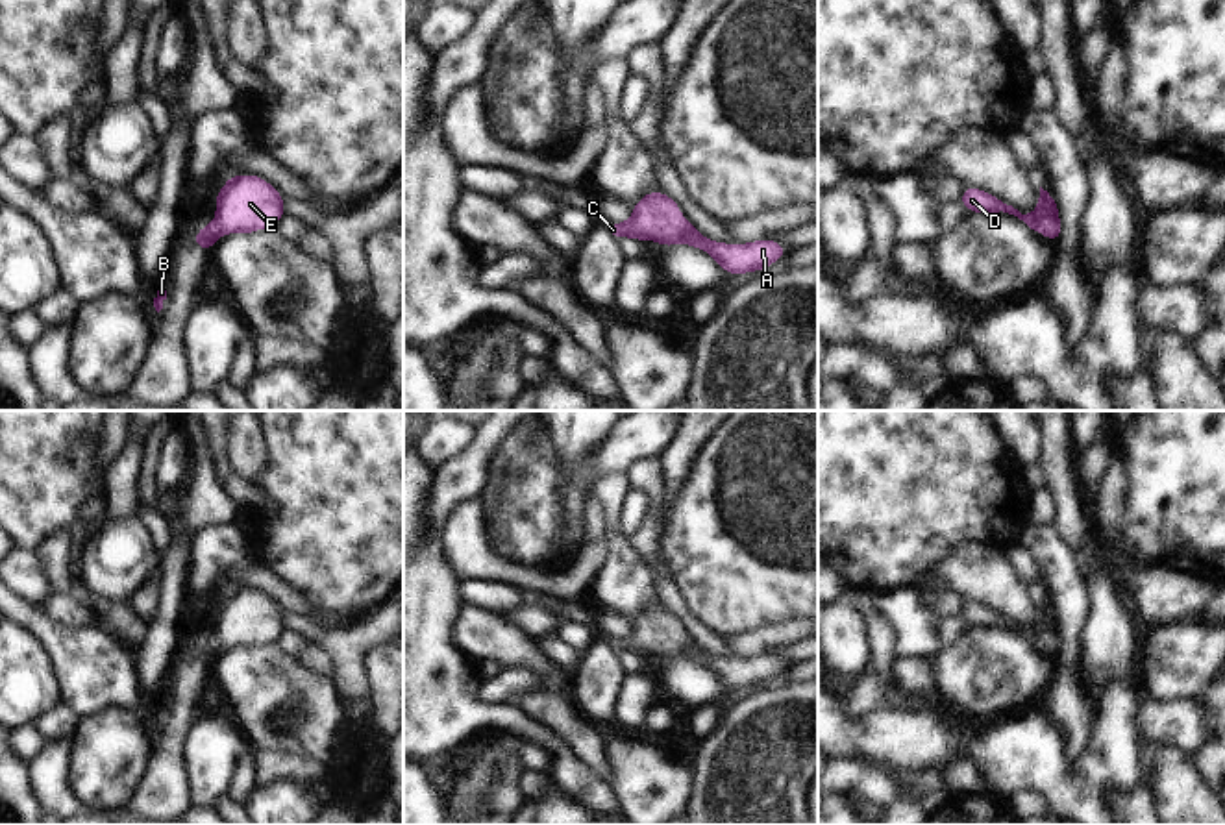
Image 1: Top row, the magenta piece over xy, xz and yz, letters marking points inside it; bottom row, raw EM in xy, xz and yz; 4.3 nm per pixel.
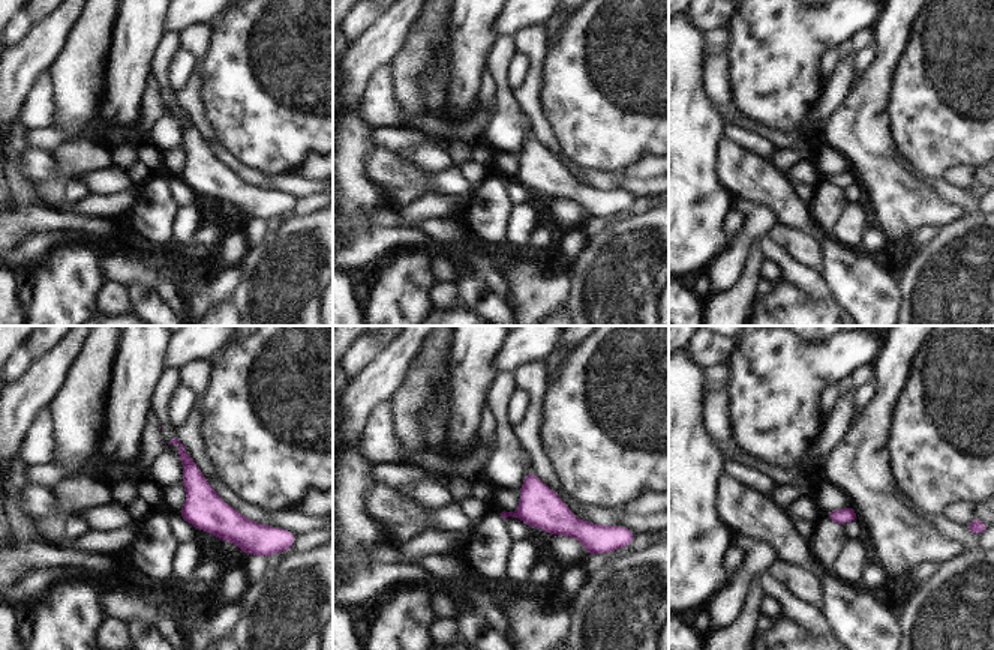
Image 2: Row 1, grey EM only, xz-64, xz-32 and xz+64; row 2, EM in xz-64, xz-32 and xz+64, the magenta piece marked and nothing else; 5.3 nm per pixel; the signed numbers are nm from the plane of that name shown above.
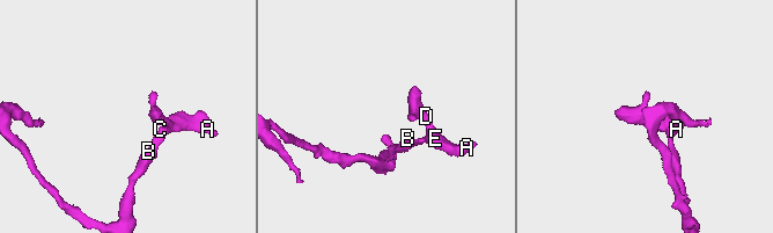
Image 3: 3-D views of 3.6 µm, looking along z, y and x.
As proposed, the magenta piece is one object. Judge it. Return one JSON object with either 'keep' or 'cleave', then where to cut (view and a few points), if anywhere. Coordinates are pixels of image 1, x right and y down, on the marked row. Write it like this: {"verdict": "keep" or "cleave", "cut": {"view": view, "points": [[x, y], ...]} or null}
{"verdict": "keep", "cut": null}

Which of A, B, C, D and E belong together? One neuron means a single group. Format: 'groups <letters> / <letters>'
groups A B C D E

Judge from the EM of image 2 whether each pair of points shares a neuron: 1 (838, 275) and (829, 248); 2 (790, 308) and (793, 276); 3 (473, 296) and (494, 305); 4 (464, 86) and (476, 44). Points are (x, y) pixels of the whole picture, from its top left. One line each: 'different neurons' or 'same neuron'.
1: same neuron
2: different neurons
3: same neuron
4: same neuron

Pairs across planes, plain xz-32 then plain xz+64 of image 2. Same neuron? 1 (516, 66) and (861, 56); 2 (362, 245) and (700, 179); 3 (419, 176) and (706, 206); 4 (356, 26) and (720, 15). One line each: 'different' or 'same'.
1: same
2: same
3: different
4: same

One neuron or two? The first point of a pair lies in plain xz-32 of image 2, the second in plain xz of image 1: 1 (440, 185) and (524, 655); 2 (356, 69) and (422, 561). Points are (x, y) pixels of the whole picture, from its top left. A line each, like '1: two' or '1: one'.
1: two
2: two

